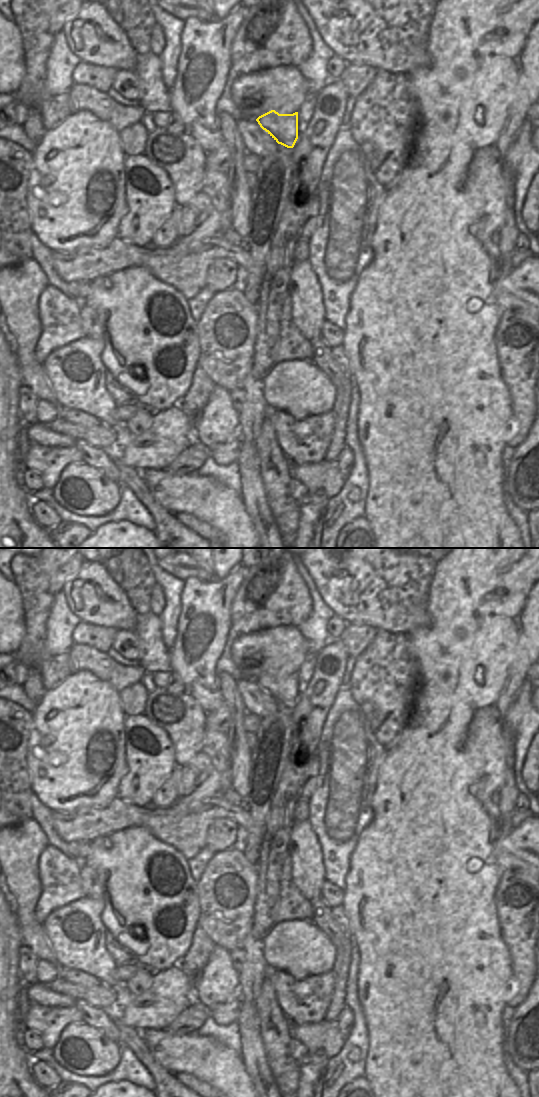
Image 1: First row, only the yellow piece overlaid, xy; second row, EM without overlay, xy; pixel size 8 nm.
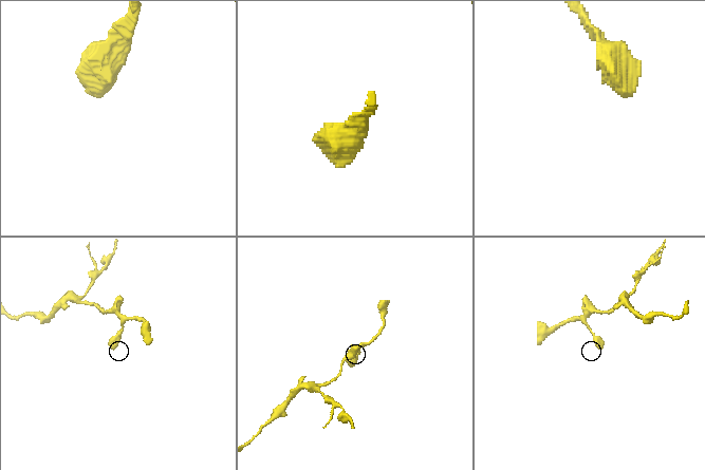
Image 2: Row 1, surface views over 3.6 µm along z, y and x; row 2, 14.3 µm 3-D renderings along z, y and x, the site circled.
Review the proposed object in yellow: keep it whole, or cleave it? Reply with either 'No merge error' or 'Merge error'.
No merge error

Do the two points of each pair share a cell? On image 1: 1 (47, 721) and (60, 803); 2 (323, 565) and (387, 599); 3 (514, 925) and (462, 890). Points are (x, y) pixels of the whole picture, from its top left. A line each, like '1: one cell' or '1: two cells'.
1: one cell
2: one cell
3: two cells

